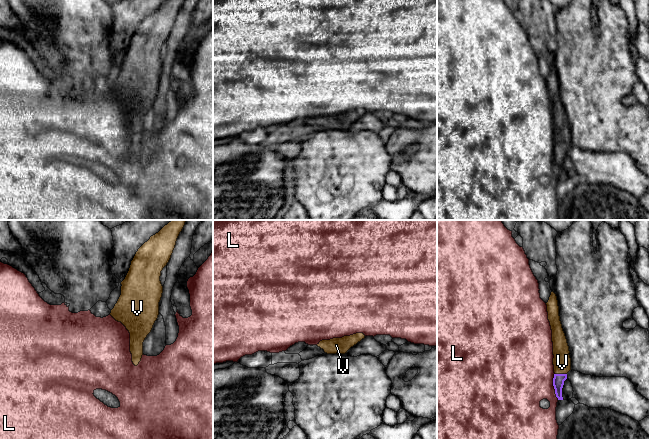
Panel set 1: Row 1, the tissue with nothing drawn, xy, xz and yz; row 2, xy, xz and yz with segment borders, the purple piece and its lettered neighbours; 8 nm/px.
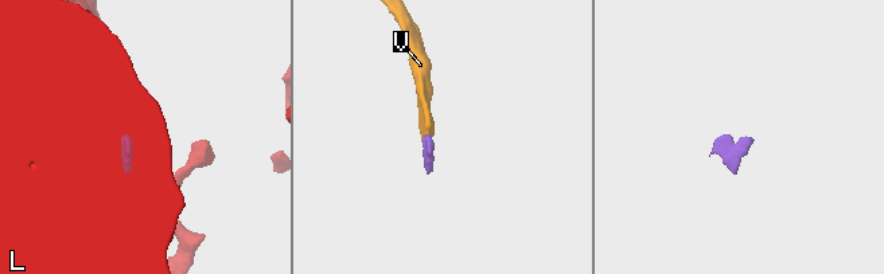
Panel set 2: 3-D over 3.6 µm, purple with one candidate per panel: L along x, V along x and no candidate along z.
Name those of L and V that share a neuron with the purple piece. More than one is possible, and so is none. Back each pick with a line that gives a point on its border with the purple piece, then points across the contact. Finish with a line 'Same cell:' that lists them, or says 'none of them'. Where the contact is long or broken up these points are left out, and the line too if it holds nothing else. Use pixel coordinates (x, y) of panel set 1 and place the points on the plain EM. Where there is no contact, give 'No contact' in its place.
V: Touches purple at yz (561, 150). Path across: yz (558, 157), (561, 150), (562, 138)
Same cell: V

